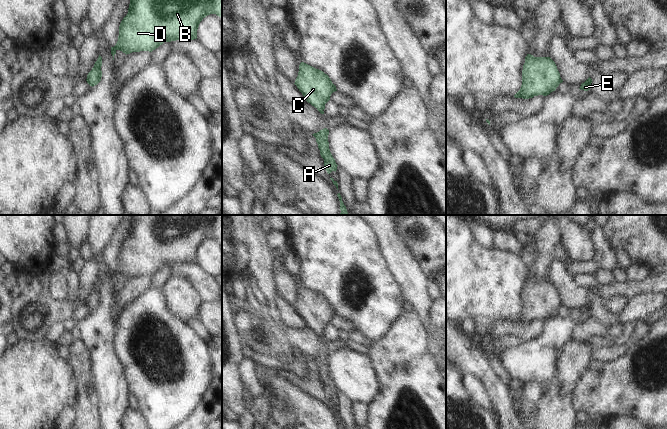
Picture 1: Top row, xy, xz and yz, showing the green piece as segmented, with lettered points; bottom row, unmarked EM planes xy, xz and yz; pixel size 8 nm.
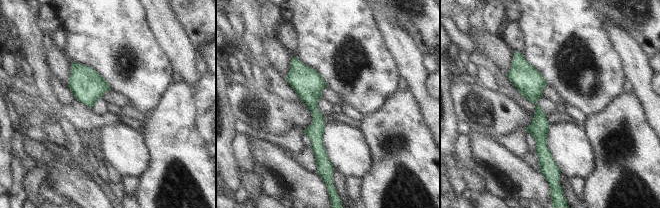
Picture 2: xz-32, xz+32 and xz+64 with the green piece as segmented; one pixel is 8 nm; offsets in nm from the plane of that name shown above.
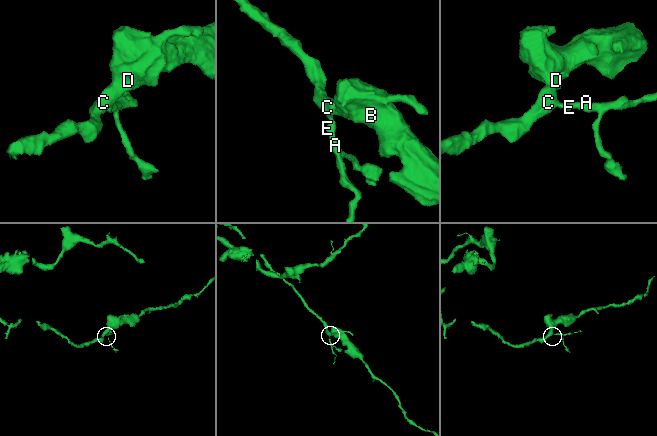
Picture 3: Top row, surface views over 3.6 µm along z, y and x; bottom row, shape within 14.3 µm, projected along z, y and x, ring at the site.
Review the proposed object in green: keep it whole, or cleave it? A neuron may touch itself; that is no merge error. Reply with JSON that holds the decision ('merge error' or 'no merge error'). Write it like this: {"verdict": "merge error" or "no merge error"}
{"verdict": "no merge error"}

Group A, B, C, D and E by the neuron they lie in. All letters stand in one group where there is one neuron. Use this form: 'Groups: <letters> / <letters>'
Groups: A B C D E.

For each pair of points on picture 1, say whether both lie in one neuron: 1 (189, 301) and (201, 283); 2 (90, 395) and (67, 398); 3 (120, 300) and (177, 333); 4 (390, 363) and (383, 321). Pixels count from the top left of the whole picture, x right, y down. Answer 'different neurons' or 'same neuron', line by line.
1: different neurons
2: different neurons
3: different neurons
4: different neurons

